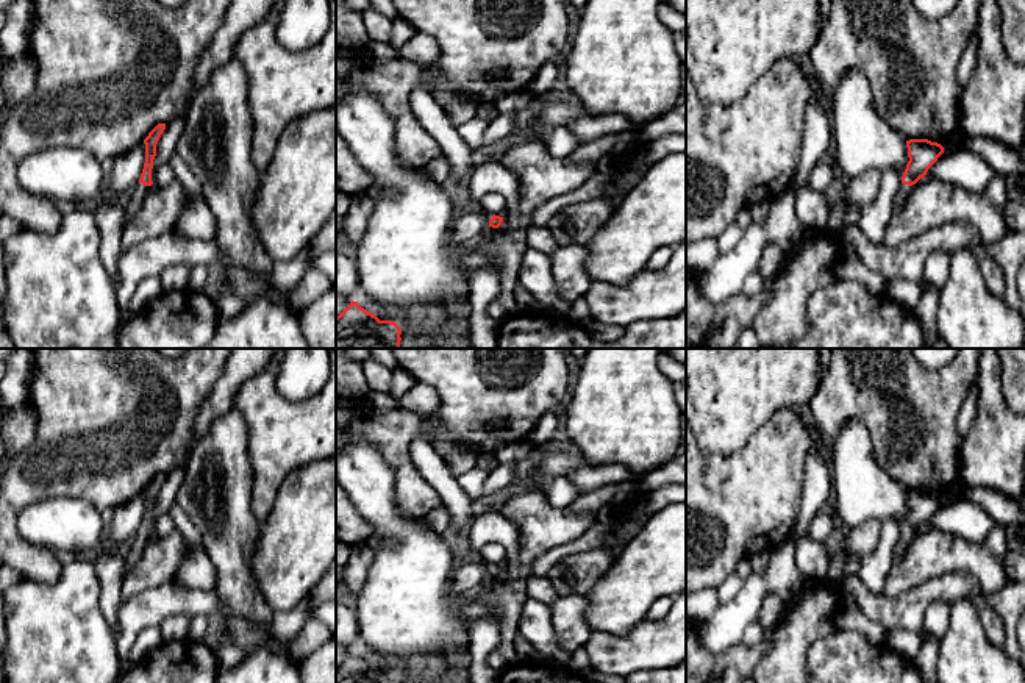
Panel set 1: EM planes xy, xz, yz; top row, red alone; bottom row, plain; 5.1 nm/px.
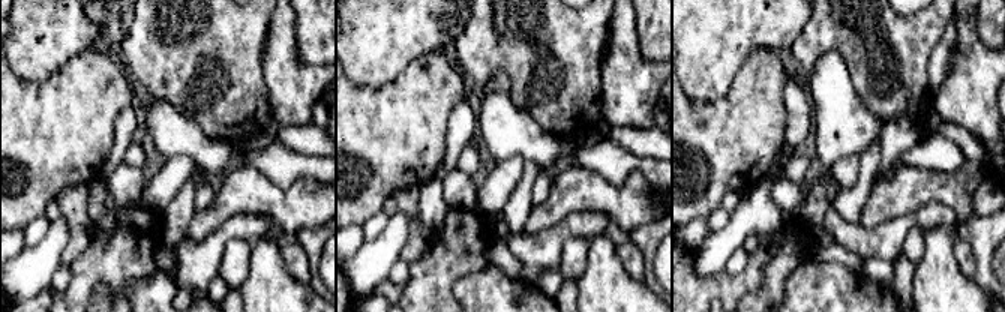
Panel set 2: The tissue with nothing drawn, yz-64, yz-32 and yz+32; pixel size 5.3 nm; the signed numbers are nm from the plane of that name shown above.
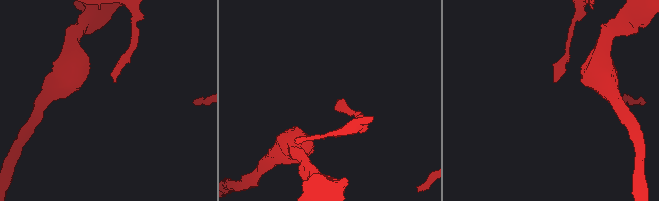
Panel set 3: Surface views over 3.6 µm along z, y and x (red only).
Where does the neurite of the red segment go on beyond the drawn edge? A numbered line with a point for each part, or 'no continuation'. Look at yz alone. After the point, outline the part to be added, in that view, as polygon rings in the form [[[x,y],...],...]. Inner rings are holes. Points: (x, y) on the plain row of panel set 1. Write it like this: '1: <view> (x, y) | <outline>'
1: yz (905, 539) | [[[902,533],[902,536],[895,545],[892,563],[898,563],[903,560],[905,549],[909,545],[909,542],[911,542],[911,536]]]

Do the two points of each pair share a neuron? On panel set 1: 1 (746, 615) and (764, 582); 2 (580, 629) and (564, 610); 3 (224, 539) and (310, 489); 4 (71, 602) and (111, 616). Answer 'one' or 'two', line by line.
1: one
2: one
3: two
4: two

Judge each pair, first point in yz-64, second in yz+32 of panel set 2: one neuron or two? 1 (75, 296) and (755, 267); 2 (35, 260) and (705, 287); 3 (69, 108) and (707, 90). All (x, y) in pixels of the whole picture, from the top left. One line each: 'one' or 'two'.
1: two
2: two
3: two

